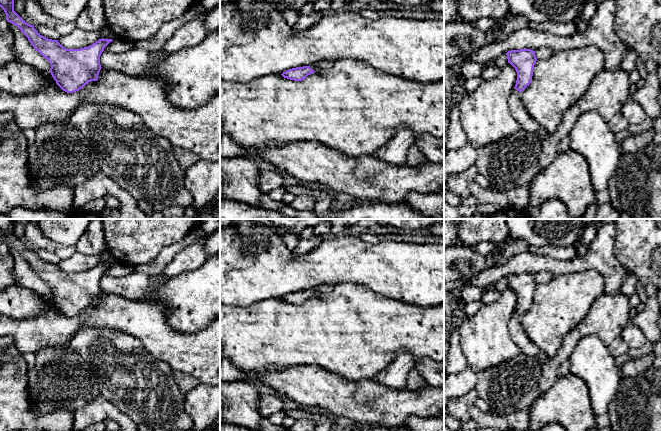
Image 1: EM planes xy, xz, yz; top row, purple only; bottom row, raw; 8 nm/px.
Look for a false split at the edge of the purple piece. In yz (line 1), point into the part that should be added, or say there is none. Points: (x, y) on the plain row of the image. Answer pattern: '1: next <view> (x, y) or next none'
1: next yz (528, 348)

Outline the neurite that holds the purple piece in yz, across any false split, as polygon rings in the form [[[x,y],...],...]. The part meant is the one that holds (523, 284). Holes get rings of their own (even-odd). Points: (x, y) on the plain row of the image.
[[[531,273],[511,274],[508,275],[506,279],[508,287],[510,287],[517,296],[516,309],[508,325],[510,336],[520,347],[521,353],[526,357],[534,358],[543,366],[549,360],[549,357],[527,337],[520,323],[520,317],[524,315],[532,305],[533,293],[537,285],[535,275]]]

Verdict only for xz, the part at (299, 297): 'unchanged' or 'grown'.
grown

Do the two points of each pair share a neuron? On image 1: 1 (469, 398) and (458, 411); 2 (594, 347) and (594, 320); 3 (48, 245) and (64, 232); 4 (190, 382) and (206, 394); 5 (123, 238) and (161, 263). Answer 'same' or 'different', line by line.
1: same
2: different
3: different
4: different
5: different

